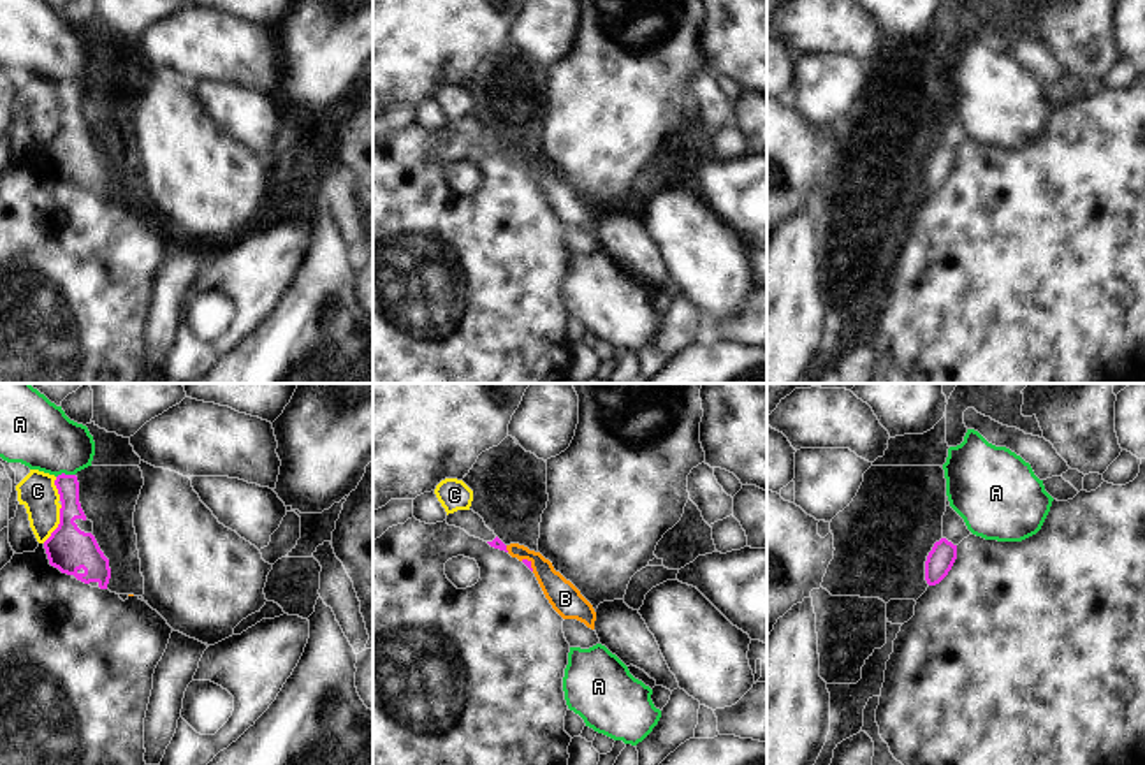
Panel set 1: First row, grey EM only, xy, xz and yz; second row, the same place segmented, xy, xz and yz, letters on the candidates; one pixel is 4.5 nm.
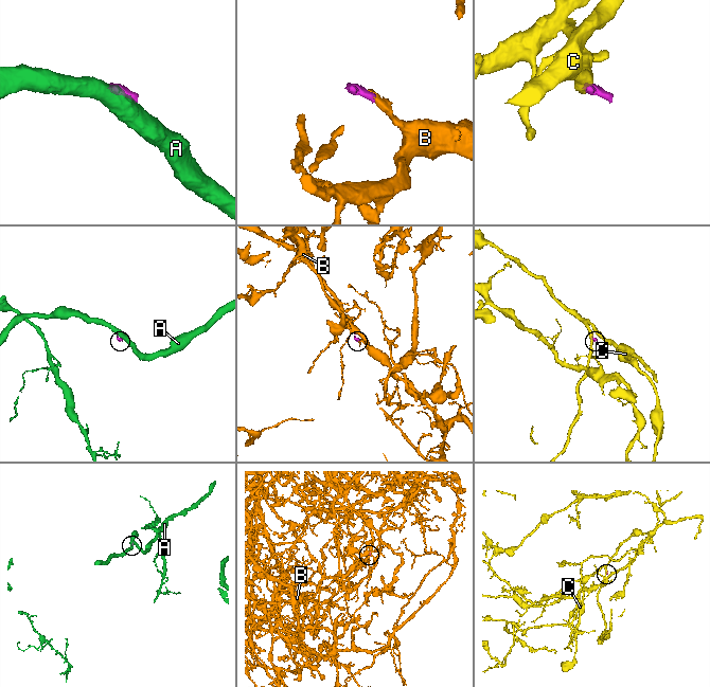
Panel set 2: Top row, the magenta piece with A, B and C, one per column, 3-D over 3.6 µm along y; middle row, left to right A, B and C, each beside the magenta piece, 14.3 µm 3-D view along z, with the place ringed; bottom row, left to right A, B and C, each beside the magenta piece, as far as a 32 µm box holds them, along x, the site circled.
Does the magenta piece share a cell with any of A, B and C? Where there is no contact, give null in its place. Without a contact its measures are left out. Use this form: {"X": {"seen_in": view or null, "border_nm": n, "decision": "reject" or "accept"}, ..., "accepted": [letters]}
{"A": {"seen_in": "xy", "border_nm": 90, "decision": "reject"}, "B": {"seen_in": "xz", "border_nm": 80, "decision": "accept"}, "C": {"seen_in": "xy", "border_nm": 200, "decision": "reject"}, "accepted": ["B"]}

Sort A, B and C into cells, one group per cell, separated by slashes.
A / B / C

